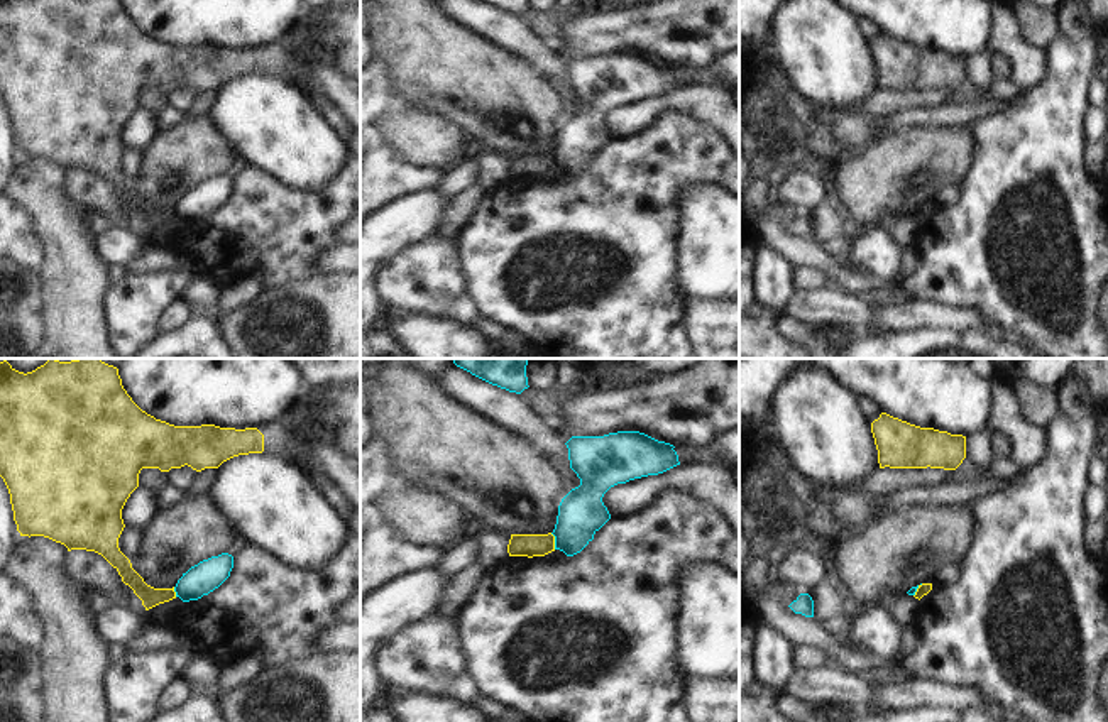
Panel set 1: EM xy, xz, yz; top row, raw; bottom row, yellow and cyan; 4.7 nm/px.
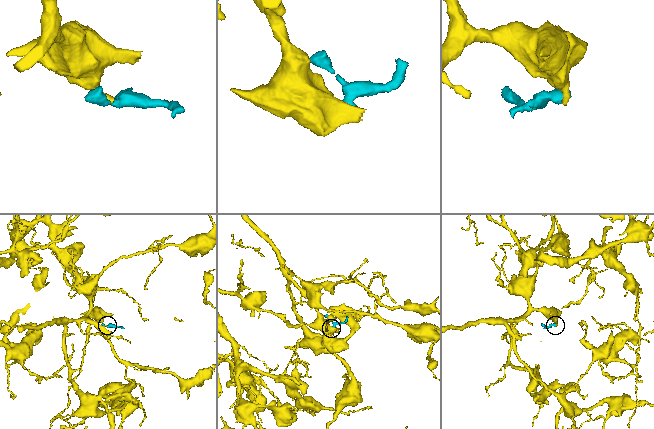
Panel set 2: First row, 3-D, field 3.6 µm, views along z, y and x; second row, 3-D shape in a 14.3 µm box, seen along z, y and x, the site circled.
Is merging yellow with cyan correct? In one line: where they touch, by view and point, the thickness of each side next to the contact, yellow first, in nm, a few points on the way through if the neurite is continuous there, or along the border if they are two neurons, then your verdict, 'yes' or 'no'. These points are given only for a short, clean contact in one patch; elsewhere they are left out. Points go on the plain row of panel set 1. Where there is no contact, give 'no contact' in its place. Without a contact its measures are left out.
xz (554, 163) | 110/220 nm | along xz (550, 154), (555, 169) | no

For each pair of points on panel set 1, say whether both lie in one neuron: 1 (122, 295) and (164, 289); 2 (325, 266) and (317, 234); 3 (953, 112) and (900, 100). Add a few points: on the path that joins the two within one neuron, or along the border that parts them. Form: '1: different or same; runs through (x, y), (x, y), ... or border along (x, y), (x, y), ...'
1: same; runs through (132, 295), (154, 291)
2: different; border along (339, 244), (325, 249), (317, 257), (317, 273)
3: different; border along (951, 103), (907, 109), (895, 114)

